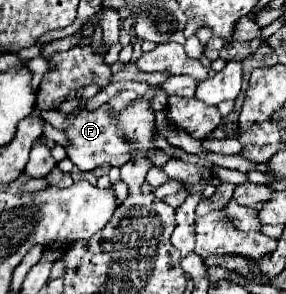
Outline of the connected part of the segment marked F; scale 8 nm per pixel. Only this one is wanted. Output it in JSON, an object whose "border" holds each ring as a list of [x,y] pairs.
{"border":[[[121,91],[121,95],[115,95],[97,111],[81,109],[71,115],[65,115],[65,113],[53,109],[53,111],[45,111],[43,119],[67,135],[67,139],[69,139],[67,157],[81,171],[91,171],[103,163],[109,163],[111,167],[121,167],[129,161],[129,145],[125,145],[125,139],[121,139],[121,133],[113,127],[113,115],[117,115],[117,111],[121,111],[121,107],[131,103],[135,97],[137,97],[137,93],[133,93],[133,91]]]}

